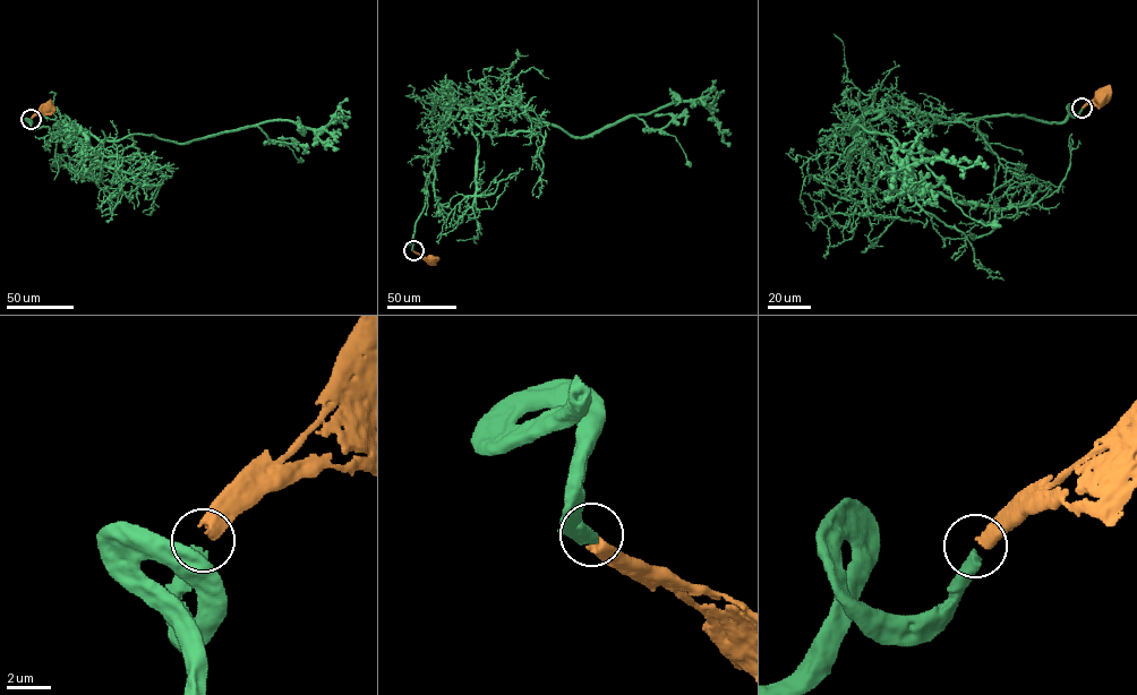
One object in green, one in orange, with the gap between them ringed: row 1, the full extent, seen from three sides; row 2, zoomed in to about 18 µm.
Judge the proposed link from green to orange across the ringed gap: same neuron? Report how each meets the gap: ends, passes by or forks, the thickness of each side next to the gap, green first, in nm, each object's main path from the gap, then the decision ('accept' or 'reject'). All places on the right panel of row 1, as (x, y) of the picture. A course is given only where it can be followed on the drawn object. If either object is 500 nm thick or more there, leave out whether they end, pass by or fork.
600 nm thick on the green side, 440 nm on the other; green runs (1082, 109), (1048, 122), (886, 109), (853, 130), (939, 157), (920, 144), (911, 166), (988, 168); orange runs (1082, 108), (1092, 100), (1100, 101), (1103, 95); accept

